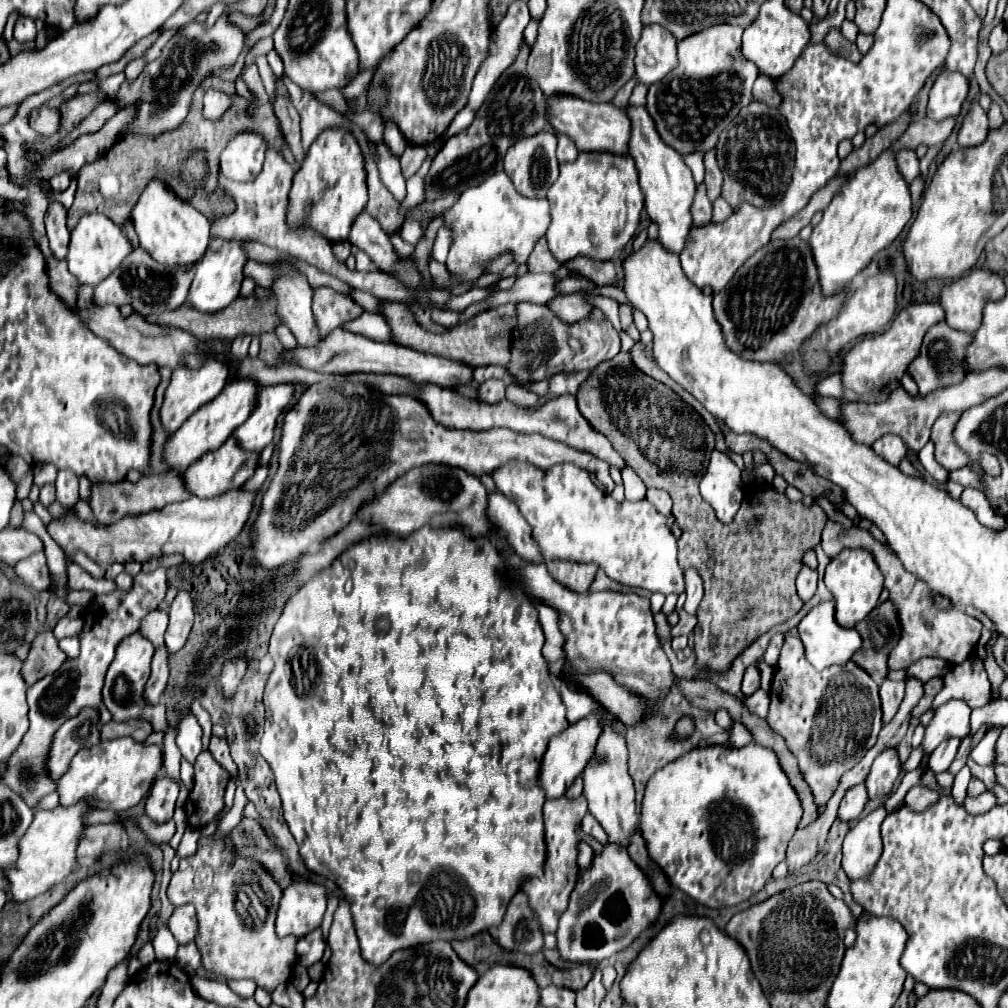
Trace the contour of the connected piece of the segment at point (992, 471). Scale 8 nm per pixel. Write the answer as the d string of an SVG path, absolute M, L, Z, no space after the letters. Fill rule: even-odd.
M982 454L980 456L980 466L988 476L1000 476L1000 464L998 458L992 454Z

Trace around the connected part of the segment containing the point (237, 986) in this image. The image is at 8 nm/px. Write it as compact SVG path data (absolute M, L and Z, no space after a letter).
M230 980L228 986L230 986L232 992L236 992L242 998L250 998L254 994L254 990L256 990L256 984L248 982L248 980Z

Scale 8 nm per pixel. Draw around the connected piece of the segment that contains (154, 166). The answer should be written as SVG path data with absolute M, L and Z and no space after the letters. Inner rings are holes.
M214 76L202 80L200 86L194 90L194 98L192 98L186 120L176 130L164 132L160 136L148 136L148 134L126 134L124 138L120 136L106 150L106 156L108 156L106 162L96 160L92 164L86 164L80 170L76 200L67 213L69 230L76 226L76 222L84 214L90 214L90 212L102 212L112 222L124 228L126 222L132 218L132 208L136 206L142 190L154 178L162 180L182 200L188 200L210 222L224 214L230 214L232 210L236 210L236 204L232 196L218 184L218 156L220 156L220 150L224 148L224 142L228 142L228 134L236 134L236 130L256 130L258 134L264 134L270 146L278 148L281 154L288 148L279 121L274 116L272 104L256 104L250 116L250 104L242 96L236 96L234 82L222 82ZM208 88L222 90L234 98L232 108L216 122L202 118L202 96Z

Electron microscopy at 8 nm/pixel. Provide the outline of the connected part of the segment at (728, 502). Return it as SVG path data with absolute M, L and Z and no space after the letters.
M714 450L710 466L700 482L702 498L714 508L722 524L730 524L744 498L742 478L736 464L722 452Z

